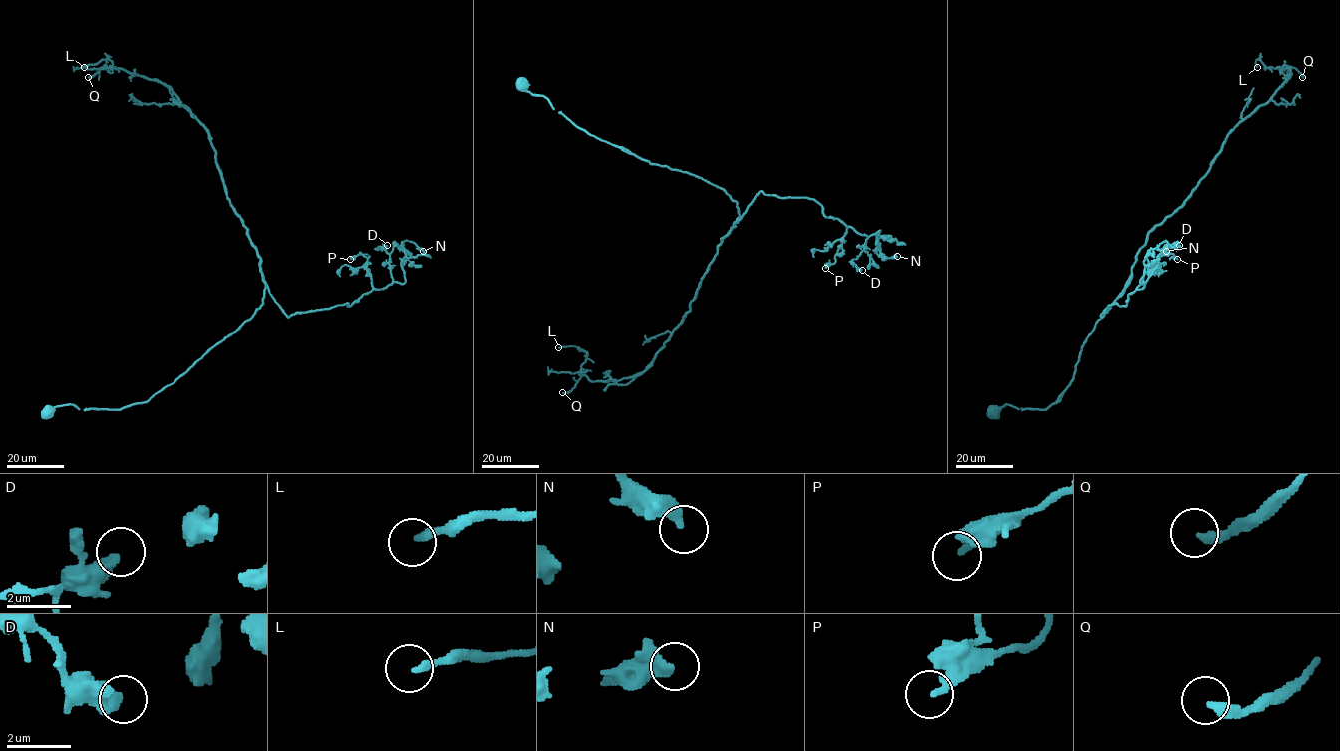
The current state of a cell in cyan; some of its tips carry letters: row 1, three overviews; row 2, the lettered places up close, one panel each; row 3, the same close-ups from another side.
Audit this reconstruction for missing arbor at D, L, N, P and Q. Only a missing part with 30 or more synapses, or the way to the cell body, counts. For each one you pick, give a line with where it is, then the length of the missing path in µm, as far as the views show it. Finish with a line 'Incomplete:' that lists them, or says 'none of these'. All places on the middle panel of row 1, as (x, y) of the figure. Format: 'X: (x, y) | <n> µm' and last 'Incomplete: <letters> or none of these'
L: (558, 347) | 20 µm
Incomplete: L

